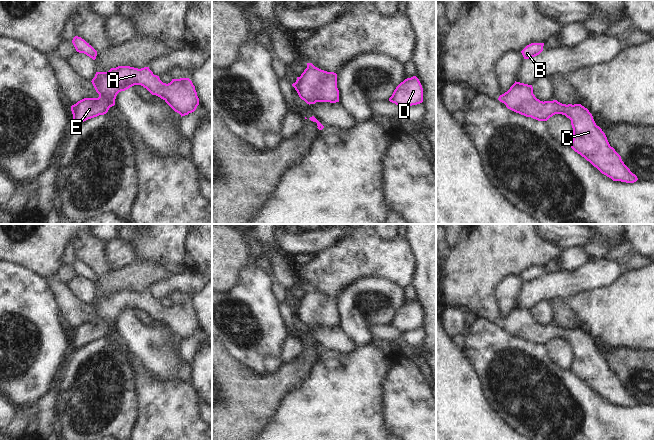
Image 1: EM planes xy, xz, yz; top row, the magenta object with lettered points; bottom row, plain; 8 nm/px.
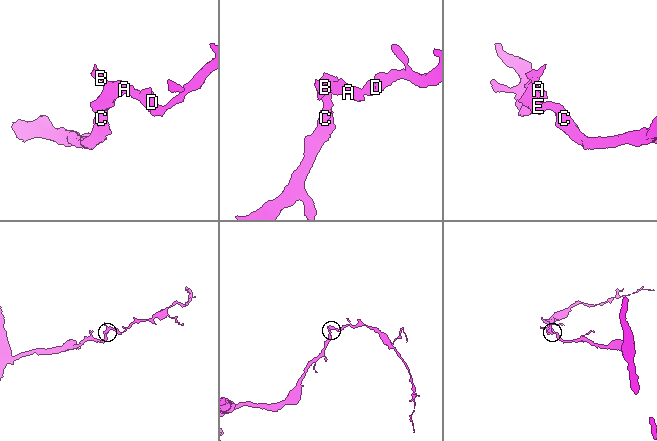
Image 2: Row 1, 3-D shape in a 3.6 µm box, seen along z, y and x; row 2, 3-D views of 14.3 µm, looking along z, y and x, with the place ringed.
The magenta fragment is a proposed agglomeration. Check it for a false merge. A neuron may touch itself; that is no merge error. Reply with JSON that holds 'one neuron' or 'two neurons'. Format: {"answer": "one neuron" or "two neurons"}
{"answer": "one neuron"}

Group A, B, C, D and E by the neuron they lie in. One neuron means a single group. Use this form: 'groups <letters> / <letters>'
groups A B C D E

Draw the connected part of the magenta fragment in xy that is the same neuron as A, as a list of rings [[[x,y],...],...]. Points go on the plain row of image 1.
[[[118,290],[108,296],[96,296],[91,306],[99,321],[84,322],[71,330],[75,349],[106,338],[115,329],[117,318],[134,309],[141,309],[163,323],[181,341],[194,336],[199,329],[195,310],[189,302],[172,303],[166,308],[149,291]]]

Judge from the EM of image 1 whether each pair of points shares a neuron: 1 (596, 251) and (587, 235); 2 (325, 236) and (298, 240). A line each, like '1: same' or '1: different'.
1: different
2: same

